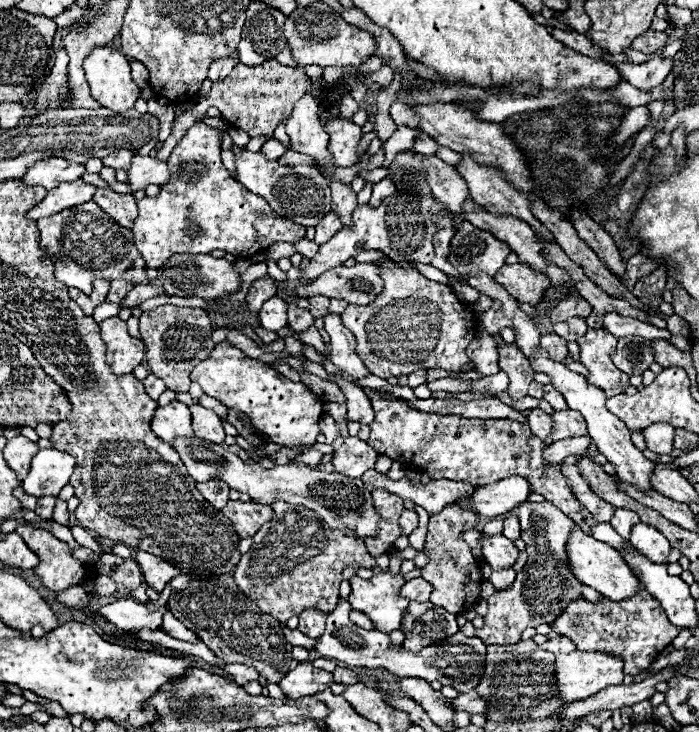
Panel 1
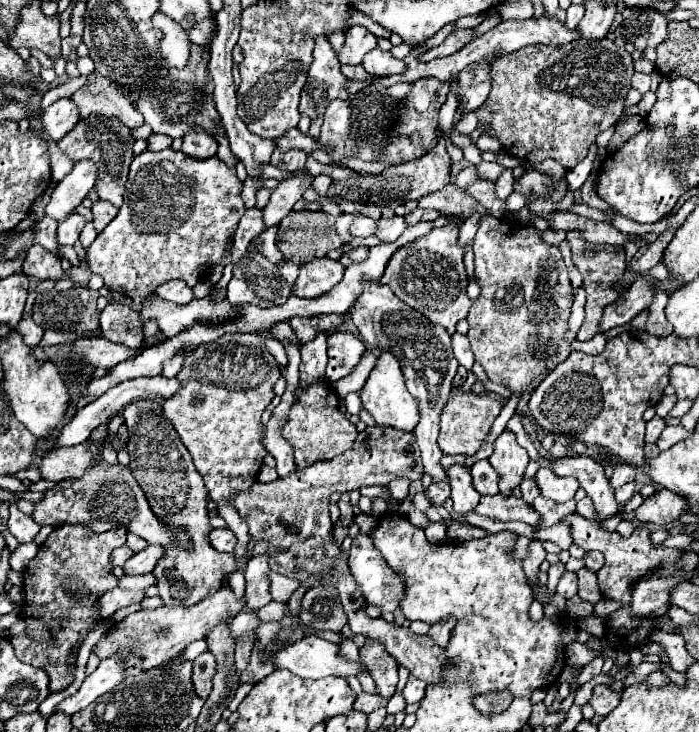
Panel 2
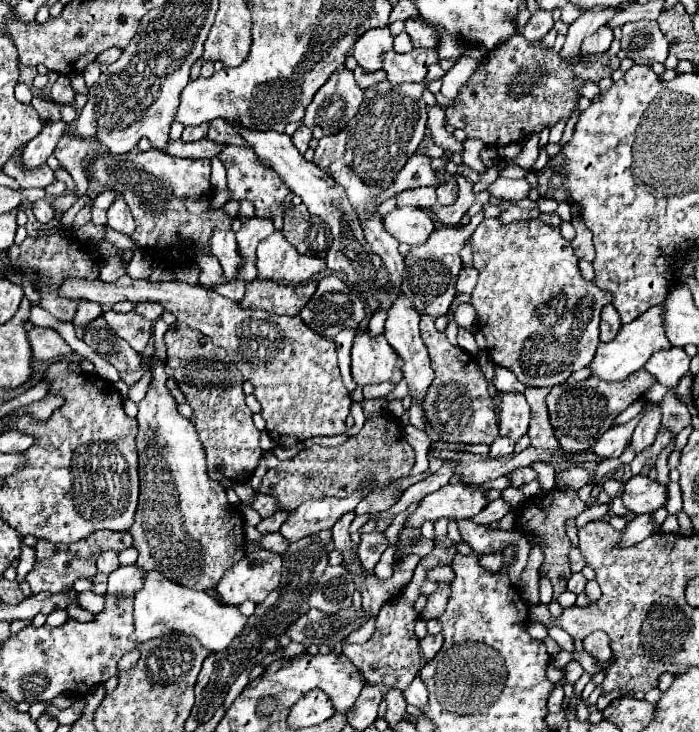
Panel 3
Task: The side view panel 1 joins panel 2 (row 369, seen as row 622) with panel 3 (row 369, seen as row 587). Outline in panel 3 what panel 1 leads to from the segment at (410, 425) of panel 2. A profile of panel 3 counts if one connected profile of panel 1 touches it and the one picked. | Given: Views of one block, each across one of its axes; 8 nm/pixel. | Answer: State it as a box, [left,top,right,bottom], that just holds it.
[352,330,403,386]

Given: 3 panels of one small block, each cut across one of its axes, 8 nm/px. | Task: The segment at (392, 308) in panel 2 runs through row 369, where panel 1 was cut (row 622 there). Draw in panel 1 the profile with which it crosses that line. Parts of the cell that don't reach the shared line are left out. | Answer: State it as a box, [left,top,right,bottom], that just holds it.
[402,602,458,652]

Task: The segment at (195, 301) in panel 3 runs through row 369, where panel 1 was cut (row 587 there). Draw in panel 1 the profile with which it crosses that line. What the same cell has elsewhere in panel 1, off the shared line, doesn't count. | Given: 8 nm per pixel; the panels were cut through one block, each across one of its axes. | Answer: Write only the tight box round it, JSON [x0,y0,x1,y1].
[234,502,374,622]

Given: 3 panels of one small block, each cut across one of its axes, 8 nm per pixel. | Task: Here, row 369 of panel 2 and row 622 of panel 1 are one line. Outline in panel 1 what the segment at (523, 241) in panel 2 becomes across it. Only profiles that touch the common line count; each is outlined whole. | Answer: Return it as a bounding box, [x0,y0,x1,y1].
[476,500,582,646]

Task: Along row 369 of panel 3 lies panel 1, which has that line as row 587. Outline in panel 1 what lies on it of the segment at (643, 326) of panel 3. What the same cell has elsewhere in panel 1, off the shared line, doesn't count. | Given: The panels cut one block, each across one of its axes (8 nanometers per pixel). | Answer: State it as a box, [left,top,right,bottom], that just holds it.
[568,526,640,602]

